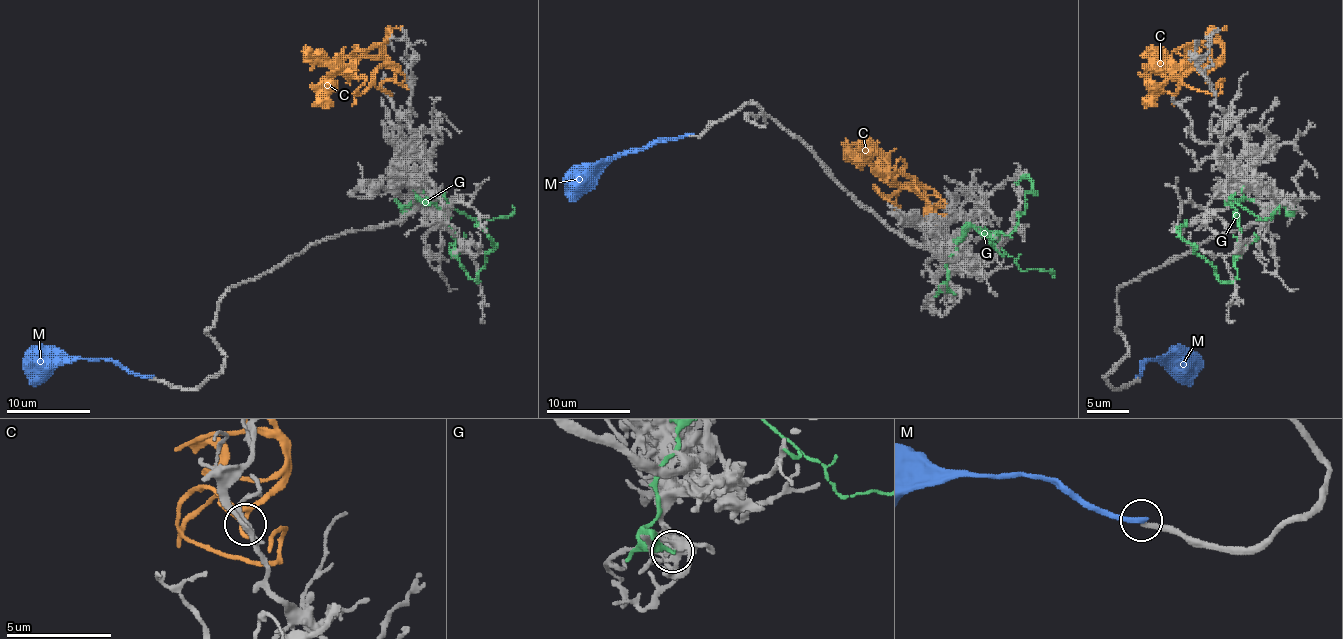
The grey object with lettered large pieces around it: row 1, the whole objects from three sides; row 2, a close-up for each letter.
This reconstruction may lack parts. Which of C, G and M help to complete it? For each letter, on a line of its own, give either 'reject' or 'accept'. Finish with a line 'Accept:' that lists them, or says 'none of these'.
C: reject
G: reject
M: reject
Accept: none of these

